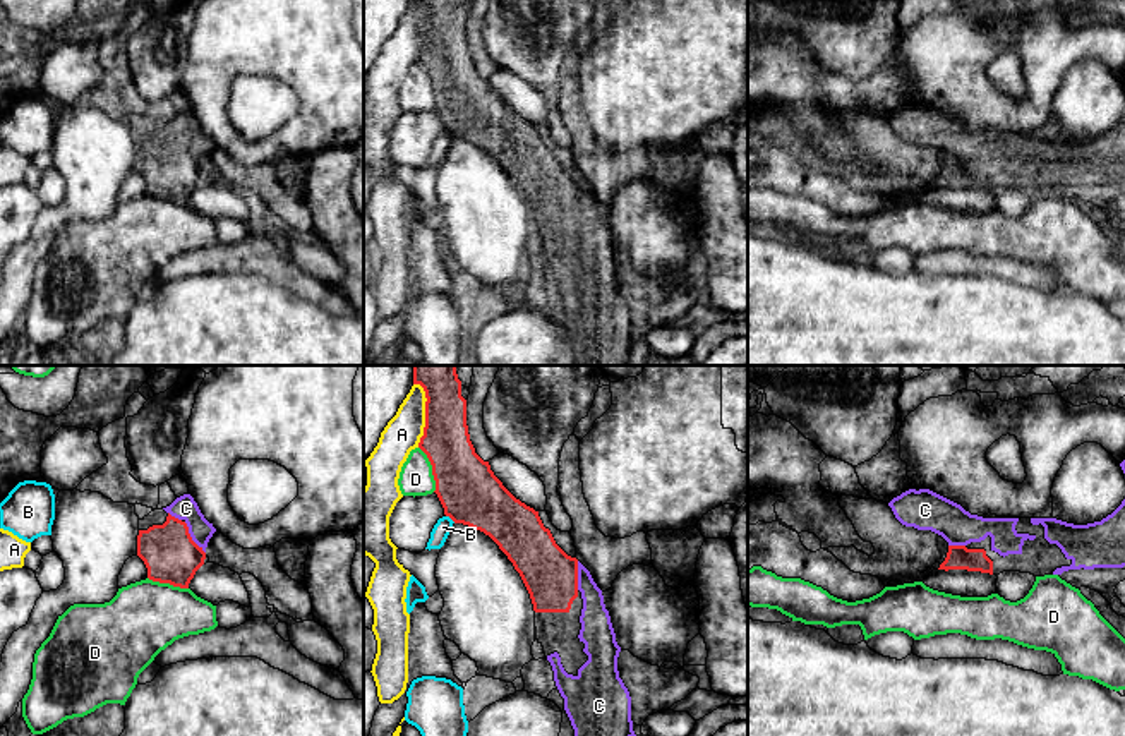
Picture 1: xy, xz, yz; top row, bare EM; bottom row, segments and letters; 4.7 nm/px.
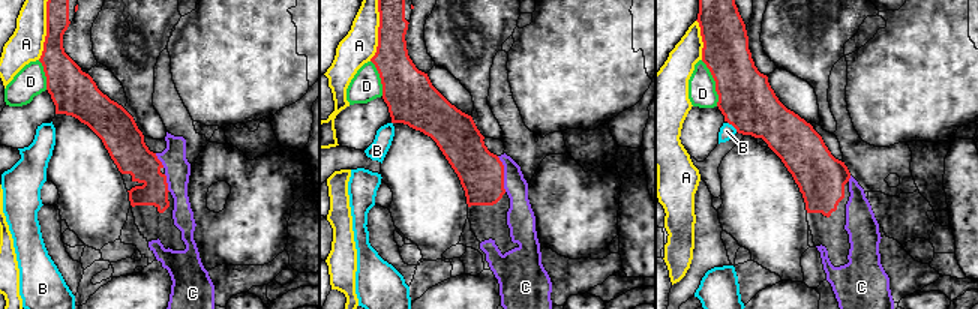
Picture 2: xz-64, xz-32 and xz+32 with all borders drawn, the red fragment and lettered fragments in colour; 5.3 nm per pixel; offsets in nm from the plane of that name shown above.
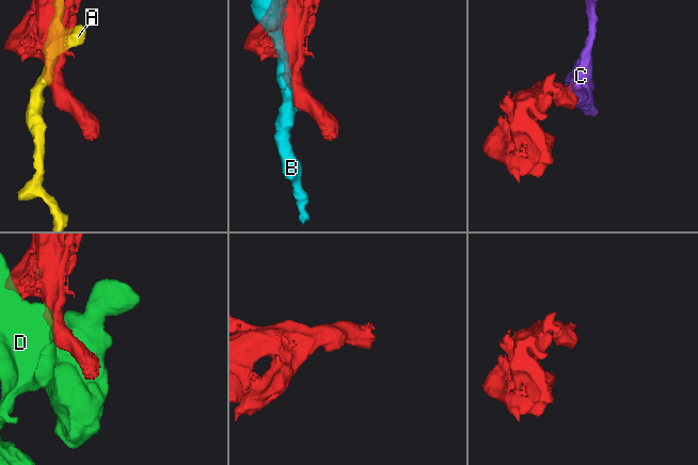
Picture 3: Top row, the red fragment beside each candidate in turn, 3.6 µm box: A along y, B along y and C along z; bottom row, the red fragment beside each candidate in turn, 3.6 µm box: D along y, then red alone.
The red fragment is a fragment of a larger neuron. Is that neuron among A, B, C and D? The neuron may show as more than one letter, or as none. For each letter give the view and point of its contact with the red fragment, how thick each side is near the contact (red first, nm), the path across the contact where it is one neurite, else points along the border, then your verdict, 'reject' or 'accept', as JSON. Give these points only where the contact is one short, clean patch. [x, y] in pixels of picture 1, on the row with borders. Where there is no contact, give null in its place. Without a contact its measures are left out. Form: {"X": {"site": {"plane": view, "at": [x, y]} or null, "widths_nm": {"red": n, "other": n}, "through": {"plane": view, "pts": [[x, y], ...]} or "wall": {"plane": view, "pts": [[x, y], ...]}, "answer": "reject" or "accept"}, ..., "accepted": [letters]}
{"A": {"site": {"plane": "xz", "at": [426, 414]}, "widths_nm": {"red": 220, "other": 170}, "answer": "reject"}, "B": {"site": {"plane": "xz", "at": [451, 518]}, "widths_nm": {"red": 280, "other": 80}, "wall": {"plane": "xz", "pts": [[446, 515], [455, 522]]}, "answer": "reject"}, "C": {"site": {"plane": "xy", "at": [191, 537]}, "widths_nm": {"red": 260, "other": 110}, "through": {"plane": "xy", "pts": [[170, 555], [191, 537], [191, 513], [186, 508]]}, "answer": "accept"}, "D": {"site": {"plane": "xz", "at": [433, 469]}, "widths_nm": {"red": 280, "other": 160}, "answer": "reject"}, "accepted": ["C"]}

